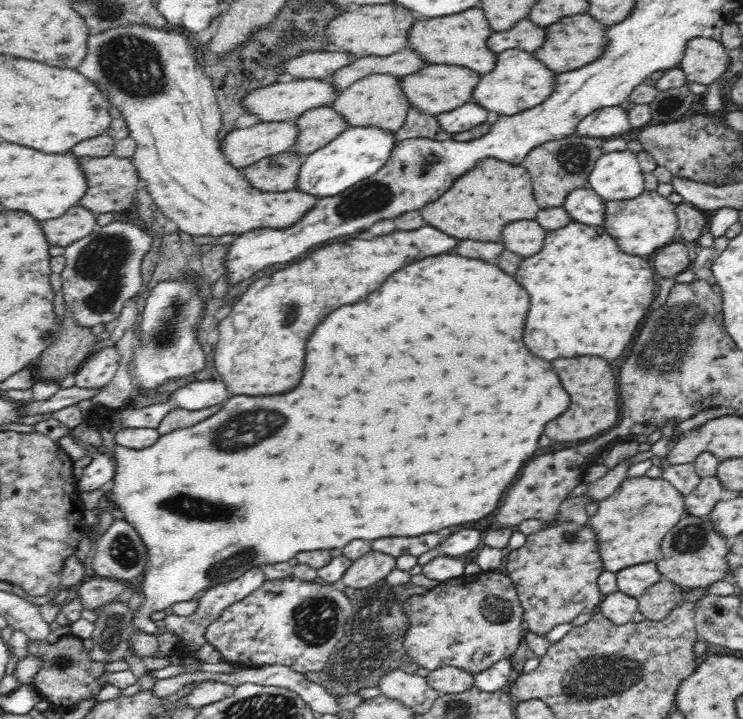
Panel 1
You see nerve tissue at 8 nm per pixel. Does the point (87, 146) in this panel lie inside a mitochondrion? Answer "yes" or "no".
no

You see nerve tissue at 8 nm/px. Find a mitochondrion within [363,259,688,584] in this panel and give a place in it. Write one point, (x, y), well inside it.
(569, 537)

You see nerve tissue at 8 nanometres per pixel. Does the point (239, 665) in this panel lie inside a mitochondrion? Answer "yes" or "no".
no

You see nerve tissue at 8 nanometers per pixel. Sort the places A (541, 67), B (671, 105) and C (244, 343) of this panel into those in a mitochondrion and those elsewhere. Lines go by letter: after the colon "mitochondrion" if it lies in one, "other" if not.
A: other
B: mitochondrion
C: other

